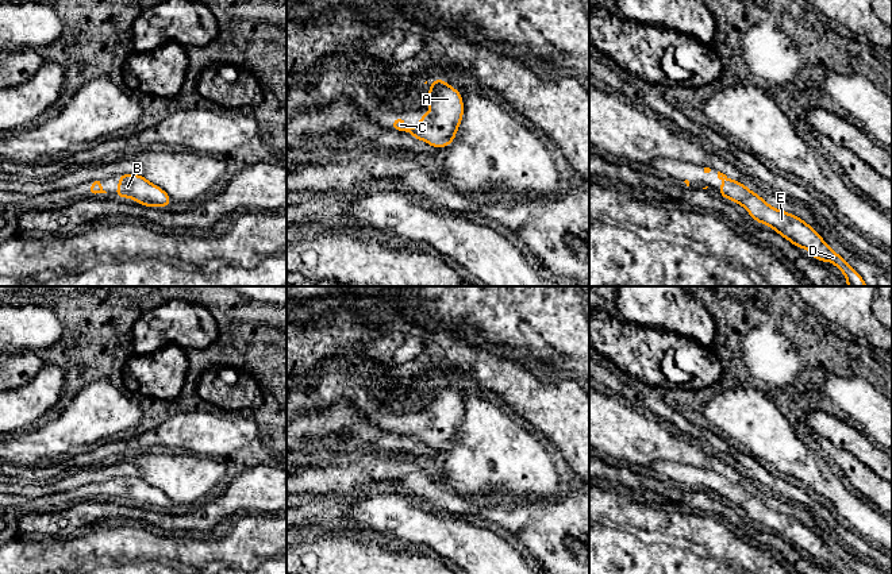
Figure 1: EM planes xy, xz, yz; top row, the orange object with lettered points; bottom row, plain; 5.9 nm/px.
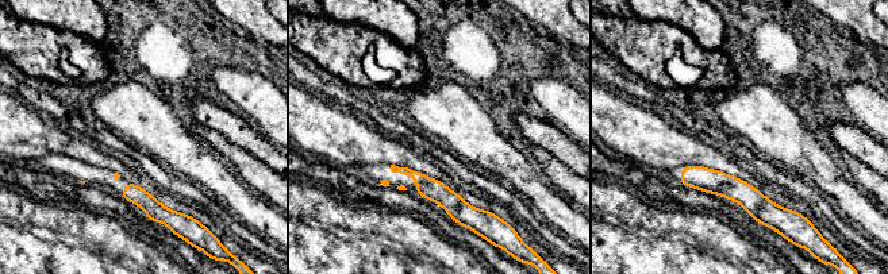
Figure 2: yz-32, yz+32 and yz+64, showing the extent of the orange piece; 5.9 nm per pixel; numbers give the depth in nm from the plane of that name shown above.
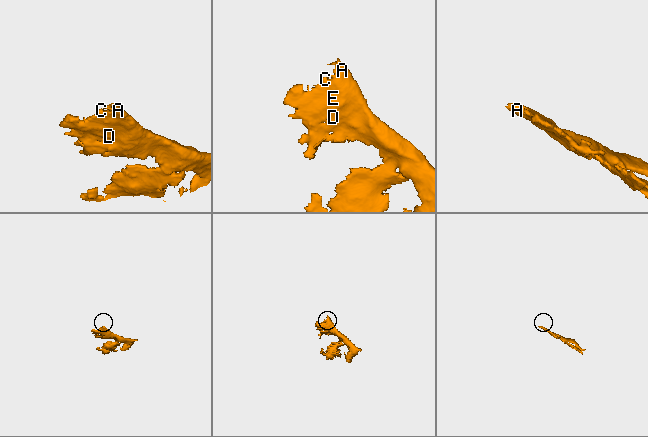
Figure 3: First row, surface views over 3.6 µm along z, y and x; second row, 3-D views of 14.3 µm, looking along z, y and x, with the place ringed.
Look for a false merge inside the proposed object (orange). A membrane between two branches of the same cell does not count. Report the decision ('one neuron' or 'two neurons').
one neuron

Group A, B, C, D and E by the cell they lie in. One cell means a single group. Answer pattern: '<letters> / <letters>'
A B C D E

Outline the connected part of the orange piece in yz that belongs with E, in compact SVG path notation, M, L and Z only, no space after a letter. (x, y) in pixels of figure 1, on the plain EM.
M718 474L718 481L724 484L724 488L718 492L719 498L727 500L745 509L757 525L770 528L772 532L788 542L797 551L807 551L816 563L828 563L841 574L856 574L839 556L826 547L822 539L810 527L800 520L774 512L765 505L761 498L720 474Z

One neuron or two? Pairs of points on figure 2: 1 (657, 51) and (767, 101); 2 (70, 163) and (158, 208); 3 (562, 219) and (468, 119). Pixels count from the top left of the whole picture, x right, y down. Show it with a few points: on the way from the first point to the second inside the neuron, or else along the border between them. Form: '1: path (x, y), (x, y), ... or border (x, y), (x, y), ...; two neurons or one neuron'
1: border (733, 89), (718, 92), (712, 96); two neurons
2: path (92, 174), (112, 180), (126, 190), (137, 195); one neuron
3: path (537, 193), (485, 145); one neuron

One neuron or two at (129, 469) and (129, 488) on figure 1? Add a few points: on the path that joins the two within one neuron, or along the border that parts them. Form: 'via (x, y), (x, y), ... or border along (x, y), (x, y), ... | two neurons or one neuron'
border along (97, 482), (119, 477), (141, 477), (158, 488) | two neurons

